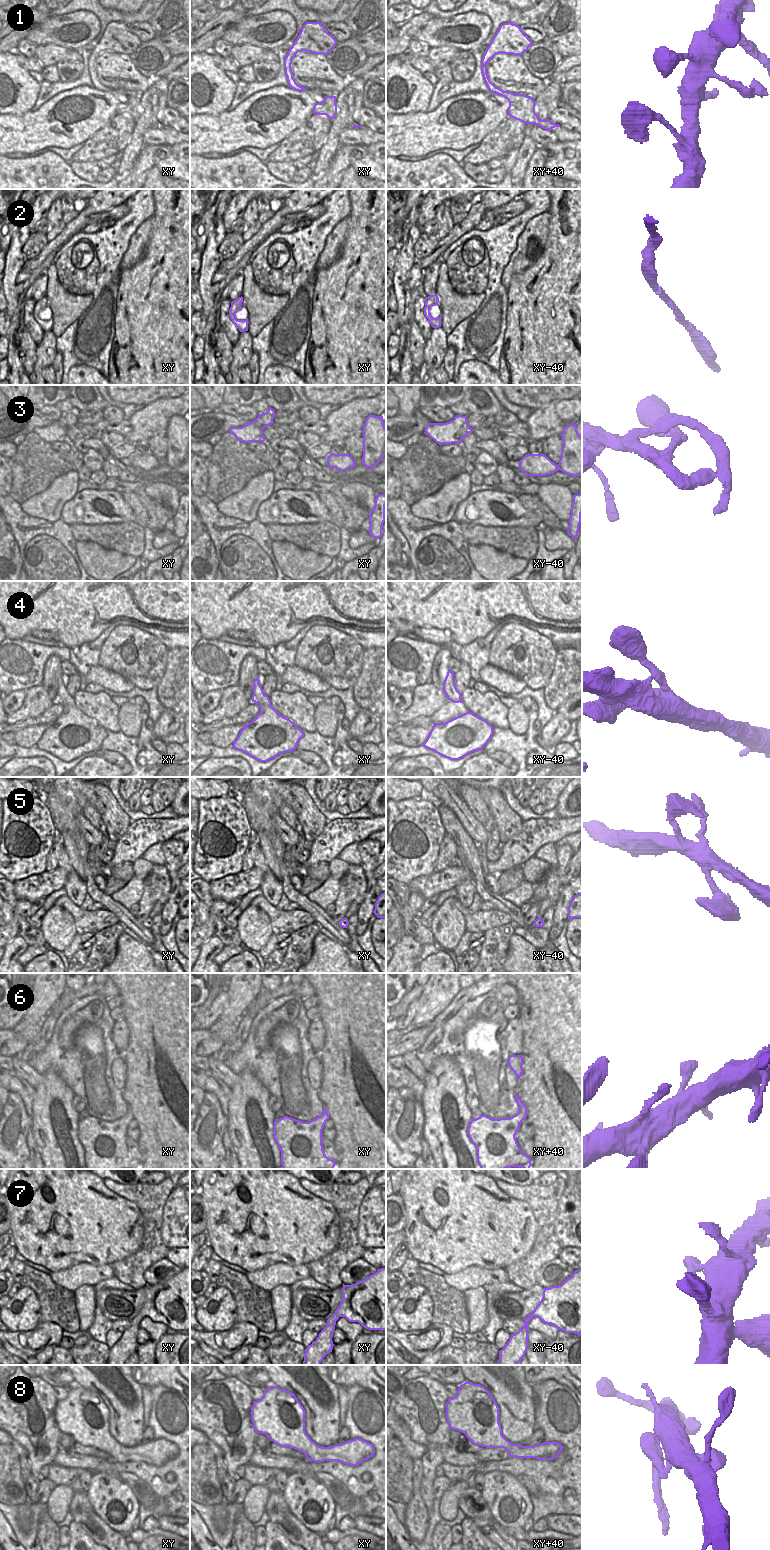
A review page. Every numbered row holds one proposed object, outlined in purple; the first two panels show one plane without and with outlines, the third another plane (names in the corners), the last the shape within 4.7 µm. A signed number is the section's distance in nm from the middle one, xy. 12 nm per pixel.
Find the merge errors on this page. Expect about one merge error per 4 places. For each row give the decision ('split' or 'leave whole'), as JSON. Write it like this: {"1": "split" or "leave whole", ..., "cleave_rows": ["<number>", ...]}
{"1": "leave whole", "2": "leave whole", "3": "leave whole", "4": "leave whole", "5": "leave whole", "6": "leave whole", "7": "leave whole", "8": "leave whole", "cleave_rows": []}

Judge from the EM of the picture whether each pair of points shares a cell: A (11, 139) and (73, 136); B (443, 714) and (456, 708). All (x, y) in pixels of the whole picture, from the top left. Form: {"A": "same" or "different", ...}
{"A": "same", "B": "same"}

